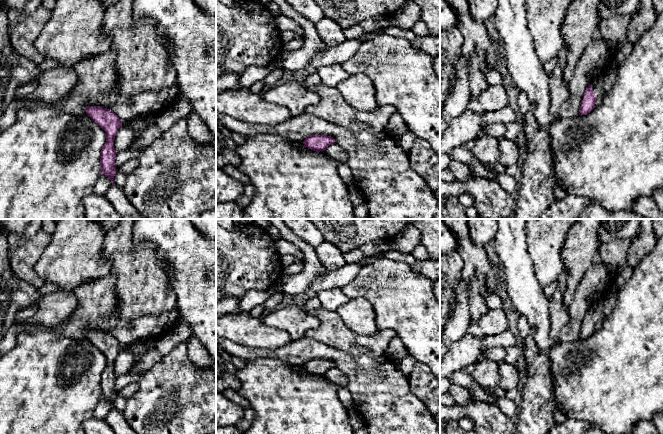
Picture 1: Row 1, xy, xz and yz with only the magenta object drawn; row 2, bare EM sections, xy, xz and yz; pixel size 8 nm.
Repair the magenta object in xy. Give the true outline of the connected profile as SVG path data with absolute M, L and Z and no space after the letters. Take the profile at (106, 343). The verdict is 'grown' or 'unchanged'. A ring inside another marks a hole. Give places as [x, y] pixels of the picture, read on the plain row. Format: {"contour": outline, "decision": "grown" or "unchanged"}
{"contour": "M88 330L86 338L106 357L106 366L100 382L101 399L107 399L112 409L115 409L114 400L118 394L115 391L117 376L114 373L114 364L122 346L112 334L100 330Z", "decision": "unchanged"}

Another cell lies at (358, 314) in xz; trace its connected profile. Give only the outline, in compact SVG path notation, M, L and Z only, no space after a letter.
M365 298L350 299L337 309L336 313L342 322L355 333L369 336L378 331L374 308Z

